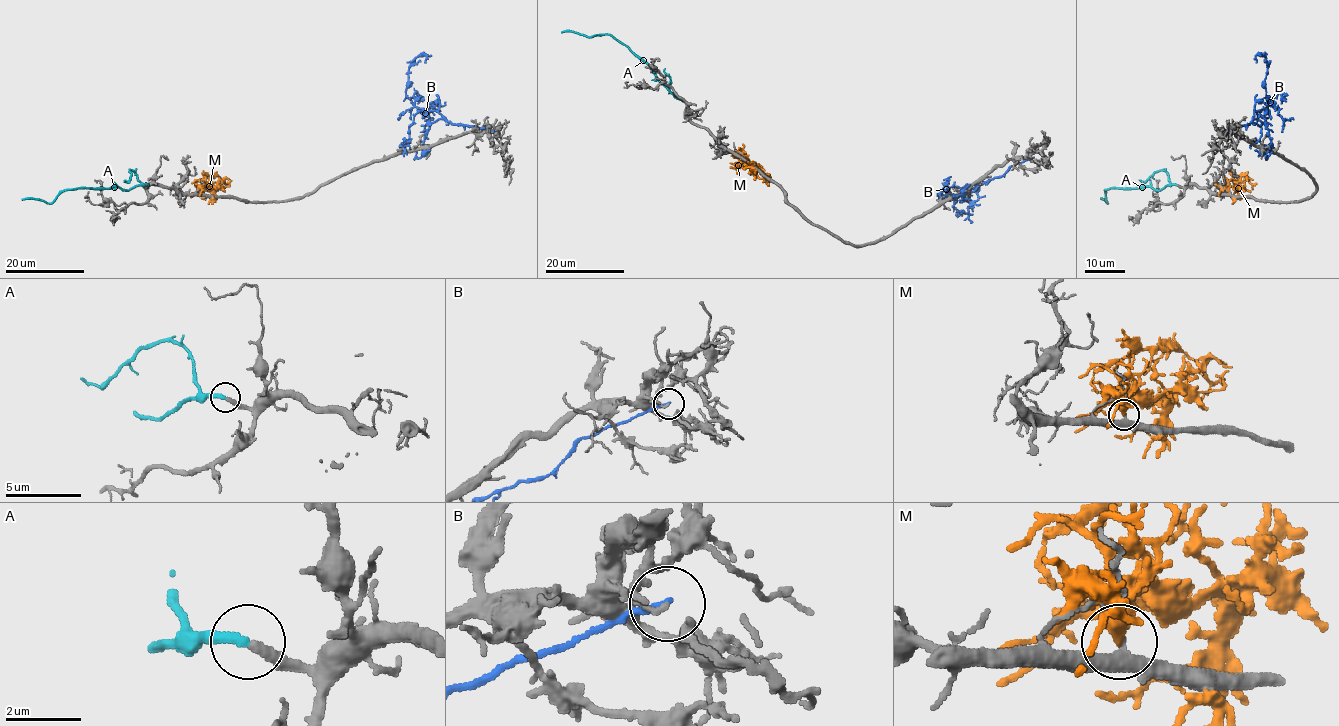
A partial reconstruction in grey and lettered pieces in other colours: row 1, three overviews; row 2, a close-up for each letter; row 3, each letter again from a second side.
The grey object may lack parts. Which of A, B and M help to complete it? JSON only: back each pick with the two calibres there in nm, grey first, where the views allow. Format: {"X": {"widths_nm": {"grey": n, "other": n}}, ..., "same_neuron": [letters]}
{"A": {"widths_nm": {"grey": 280, "other": 240}}, "same_neuron": ["A"]}

